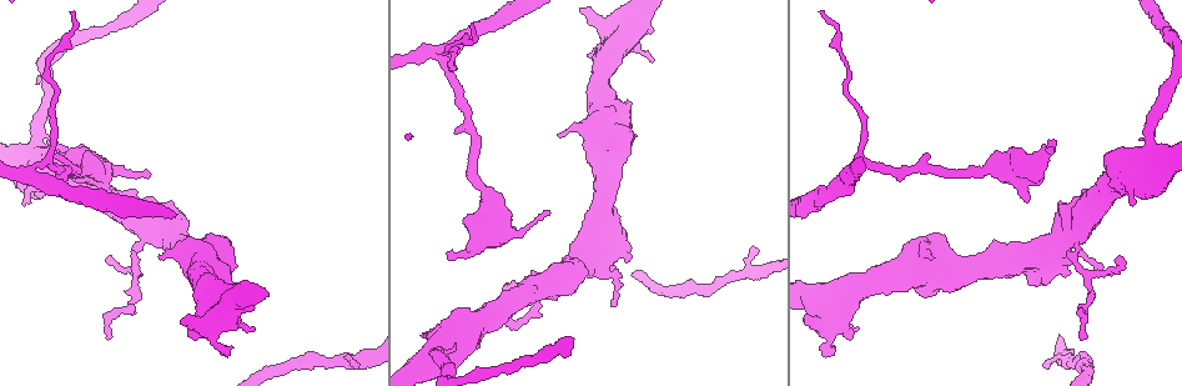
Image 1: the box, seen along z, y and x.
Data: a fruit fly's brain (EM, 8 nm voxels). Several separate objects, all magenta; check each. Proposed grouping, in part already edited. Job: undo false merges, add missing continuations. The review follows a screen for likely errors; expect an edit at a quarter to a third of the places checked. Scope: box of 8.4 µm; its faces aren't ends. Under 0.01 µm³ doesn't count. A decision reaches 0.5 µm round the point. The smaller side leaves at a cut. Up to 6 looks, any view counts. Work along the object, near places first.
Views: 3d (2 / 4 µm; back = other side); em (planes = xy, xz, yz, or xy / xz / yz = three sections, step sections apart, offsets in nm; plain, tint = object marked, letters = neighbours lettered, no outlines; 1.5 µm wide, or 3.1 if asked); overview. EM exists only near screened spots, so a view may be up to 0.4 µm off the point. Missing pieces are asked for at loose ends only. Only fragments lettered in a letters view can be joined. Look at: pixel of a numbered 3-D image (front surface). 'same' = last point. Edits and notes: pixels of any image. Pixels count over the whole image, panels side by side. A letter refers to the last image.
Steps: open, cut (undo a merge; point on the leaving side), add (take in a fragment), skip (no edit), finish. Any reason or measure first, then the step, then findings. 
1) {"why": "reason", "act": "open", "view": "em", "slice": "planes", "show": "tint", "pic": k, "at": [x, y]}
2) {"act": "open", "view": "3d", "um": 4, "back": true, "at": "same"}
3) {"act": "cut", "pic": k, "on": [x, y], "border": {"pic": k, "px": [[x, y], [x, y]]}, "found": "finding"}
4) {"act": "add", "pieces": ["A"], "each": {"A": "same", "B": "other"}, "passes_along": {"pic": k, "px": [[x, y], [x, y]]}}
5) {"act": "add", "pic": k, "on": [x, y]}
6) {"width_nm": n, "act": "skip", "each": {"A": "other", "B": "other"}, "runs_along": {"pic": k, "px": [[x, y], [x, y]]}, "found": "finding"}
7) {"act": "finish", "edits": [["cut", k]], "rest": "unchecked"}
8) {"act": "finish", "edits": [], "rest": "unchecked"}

{"why": "looks like a crossing", "act": "open", "view": "em", "slice": "xz", "step": 4, "show": "letters", "pic": 1, "at": [31, 170]}

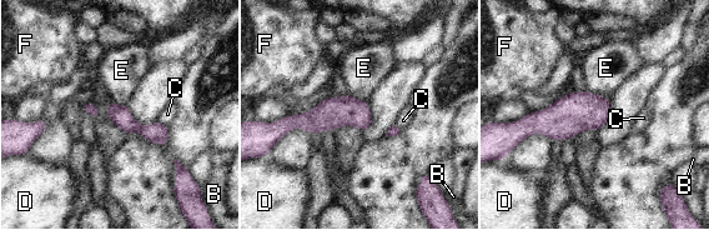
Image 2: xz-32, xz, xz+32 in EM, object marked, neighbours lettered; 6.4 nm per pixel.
{"act": "skip", "each": {"B": "other", "C": "other", "D": "other", "E": "other", "F": "other"}, "found": "one cell here"}

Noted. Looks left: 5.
{"why": "free end", "act": "open", "view": "3d", "um": 2, "pic": 1, "at": [149, 173]}

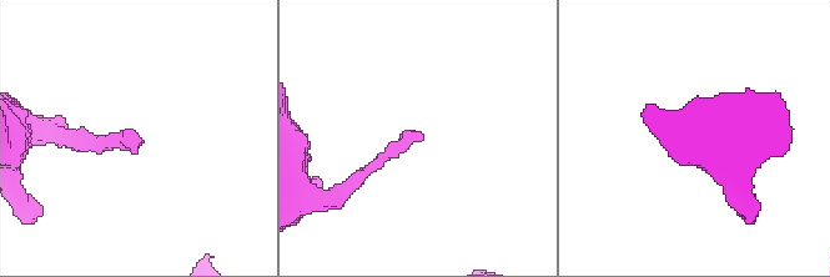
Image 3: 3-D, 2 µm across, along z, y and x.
{"why": "need the tissue", "act": "open", "view": "em", "slice": "planes", "show": "letters", "pic": 3, "at": [422, 136]}

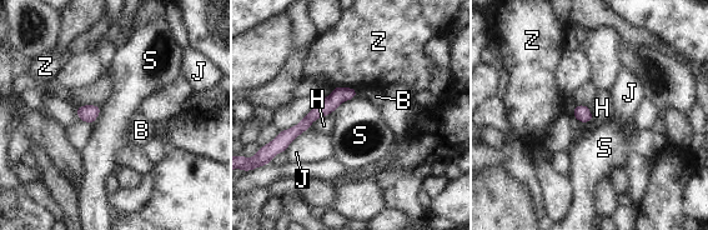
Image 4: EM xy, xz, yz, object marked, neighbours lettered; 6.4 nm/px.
{"act": "skip", "each": {"B": "other", "H": "other", "J": "other", "S": "other", "Z": "other"}, "found": "no lettered fragment goes on from it"}

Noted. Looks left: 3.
{"why": "calibre changes", "act": "open", "view": "3d", "um": 4, "pic": 1, "at": [1076, 235]}

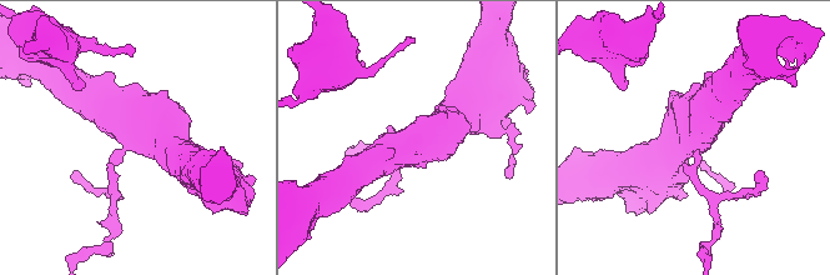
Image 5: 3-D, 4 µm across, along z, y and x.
{"arms": 3, "act": "open", "view": "em", "um": 3.1, "slice": "planes", "show": "plain", "pic": 5, "at": [125, 145]}

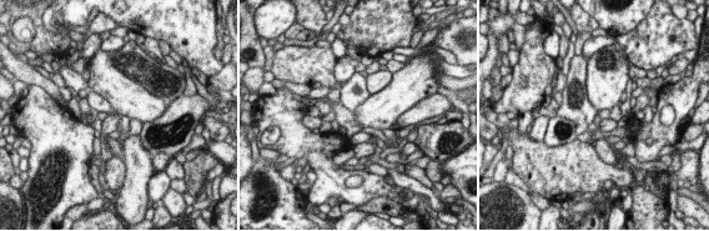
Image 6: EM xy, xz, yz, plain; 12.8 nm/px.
{"act": "open", "view": "em", "um": 3.1, "slice": "planes", "show": "letters", "at": "same"}

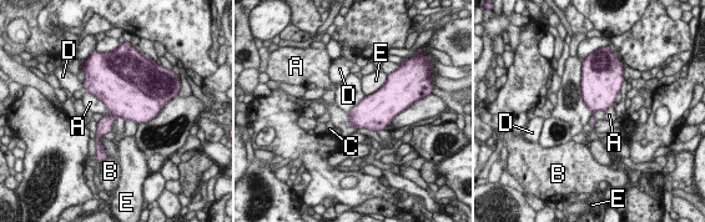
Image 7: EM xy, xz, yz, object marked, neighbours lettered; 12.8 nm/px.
{"act": "skip", "each": {"A": "other", "B": "other", "C": "other", "D": "other", "E": "other"}, "border": {"pic": 7, "px": [[612, 106], [598, 110], [594, 119]]}, "found": "one cell here"}

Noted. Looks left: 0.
{"act": "finish", "edits": [], "rest": "unchecked"}

